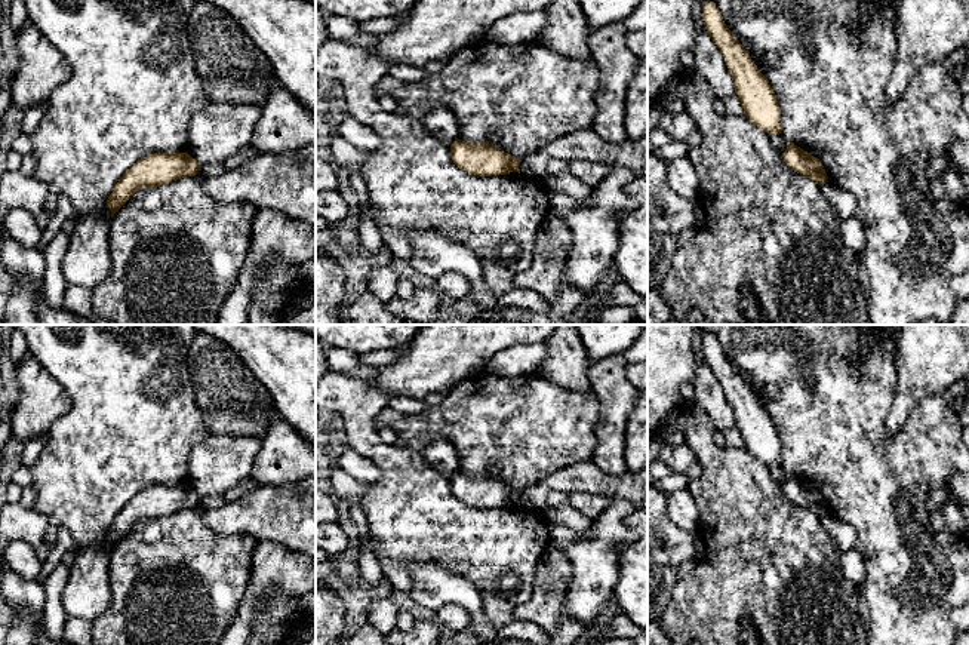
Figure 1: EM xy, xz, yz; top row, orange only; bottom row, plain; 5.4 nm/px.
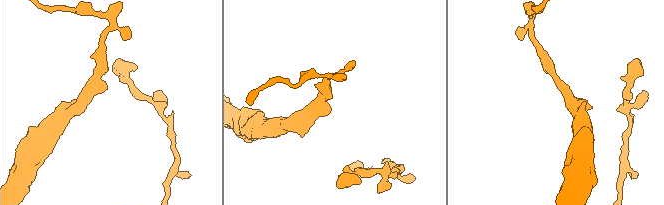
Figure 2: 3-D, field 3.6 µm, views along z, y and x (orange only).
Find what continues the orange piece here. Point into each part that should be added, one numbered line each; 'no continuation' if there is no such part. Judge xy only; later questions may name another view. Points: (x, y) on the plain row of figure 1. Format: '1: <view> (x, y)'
no continuation

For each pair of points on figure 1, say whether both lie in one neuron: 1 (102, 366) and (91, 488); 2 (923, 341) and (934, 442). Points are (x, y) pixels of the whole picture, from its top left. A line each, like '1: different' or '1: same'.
1: same
2: different

